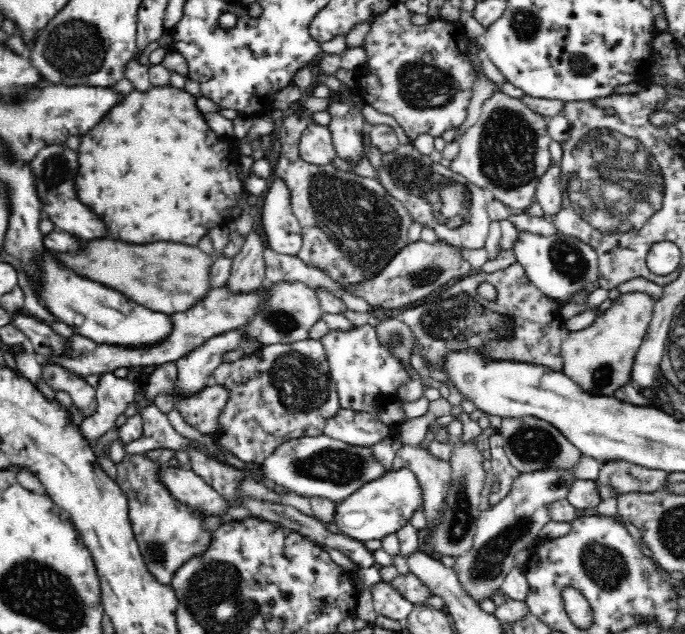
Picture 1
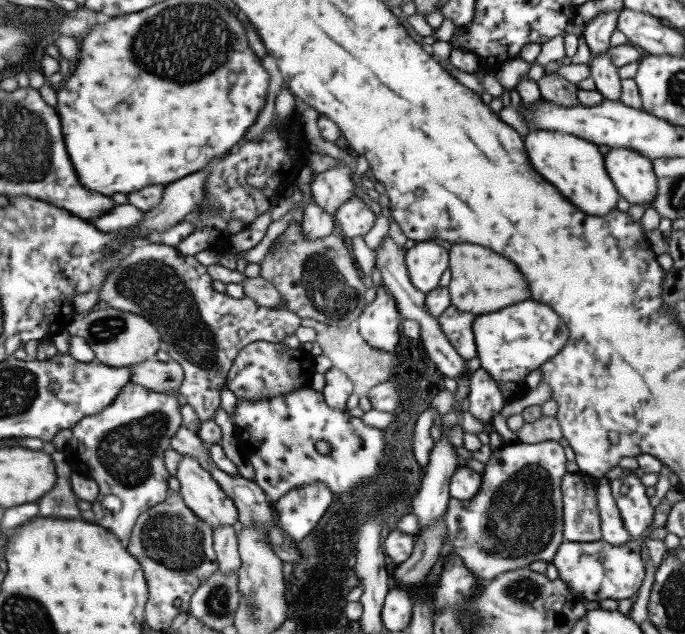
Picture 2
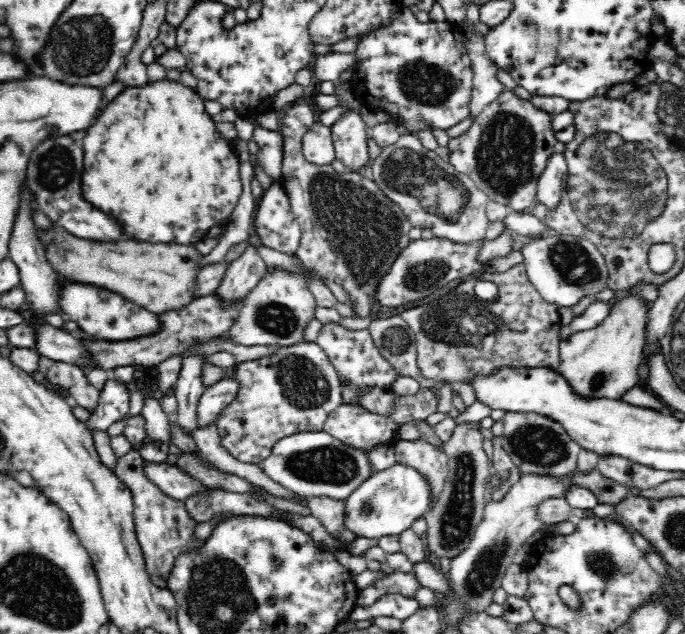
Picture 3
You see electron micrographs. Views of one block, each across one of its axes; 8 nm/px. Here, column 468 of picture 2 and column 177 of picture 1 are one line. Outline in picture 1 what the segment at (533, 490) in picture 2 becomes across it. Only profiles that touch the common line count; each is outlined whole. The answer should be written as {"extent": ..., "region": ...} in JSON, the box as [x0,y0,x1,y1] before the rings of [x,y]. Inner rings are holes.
{"extent":[116,454,212,586],"region":[[[126,454],[126,458],[116,464],[118,466],[118,486],[126,494],[128,500],[128,514],[130,524],[140,548],[140,554],[144,558],[144,564],[148,566],[148,572],[156,578],[156,582],[172,586],[174,574],[186,566],[192,558],[202,556],[210,544],[212,544],[212,532],[204,530],[204,516],[200,512],[192,510],[190,506],[178,502],[166,486],[160,482],[158,472],[164,468],[158,462],[152,462],[146,454]]]}

